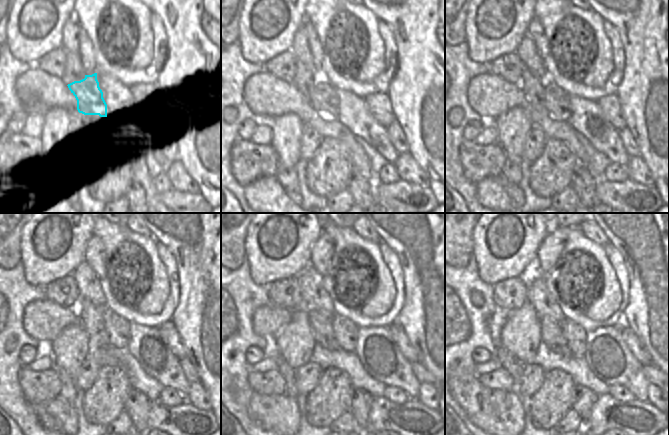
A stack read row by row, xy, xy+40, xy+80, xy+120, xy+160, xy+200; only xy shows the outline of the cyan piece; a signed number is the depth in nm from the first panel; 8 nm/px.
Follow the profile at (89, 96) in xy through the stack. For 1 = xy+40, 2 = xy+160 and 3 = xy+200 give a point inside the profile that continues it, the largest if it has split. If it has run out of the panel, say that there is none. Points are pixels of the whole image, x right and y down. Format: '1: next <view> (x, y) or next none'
1: next xy+40 (324, 99)
2: next xy+160 (345, 331)
3: next xy+200 (575, 336)

